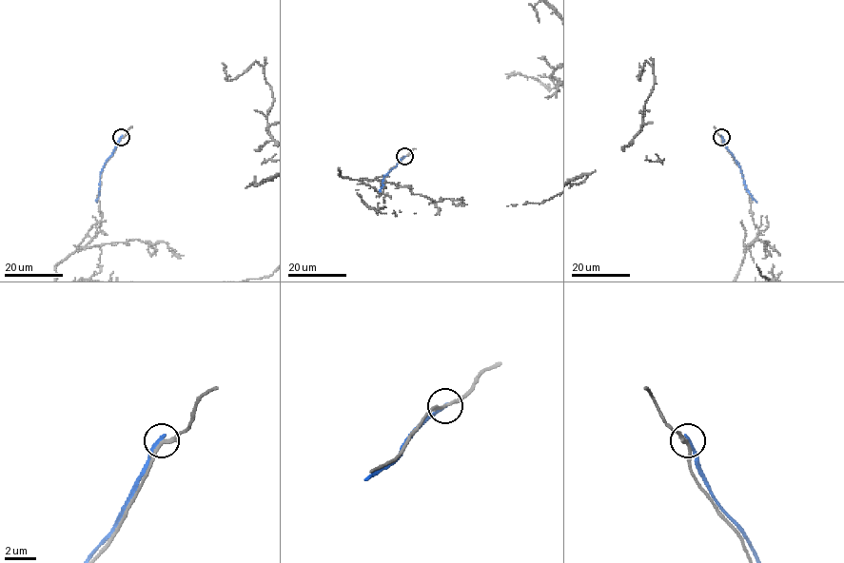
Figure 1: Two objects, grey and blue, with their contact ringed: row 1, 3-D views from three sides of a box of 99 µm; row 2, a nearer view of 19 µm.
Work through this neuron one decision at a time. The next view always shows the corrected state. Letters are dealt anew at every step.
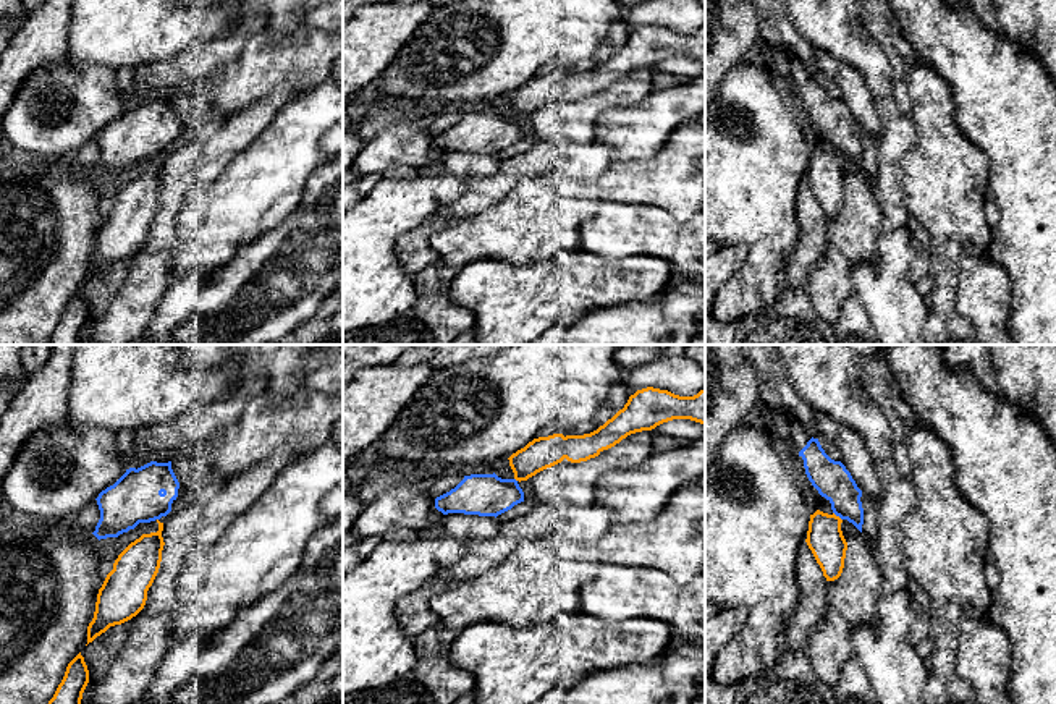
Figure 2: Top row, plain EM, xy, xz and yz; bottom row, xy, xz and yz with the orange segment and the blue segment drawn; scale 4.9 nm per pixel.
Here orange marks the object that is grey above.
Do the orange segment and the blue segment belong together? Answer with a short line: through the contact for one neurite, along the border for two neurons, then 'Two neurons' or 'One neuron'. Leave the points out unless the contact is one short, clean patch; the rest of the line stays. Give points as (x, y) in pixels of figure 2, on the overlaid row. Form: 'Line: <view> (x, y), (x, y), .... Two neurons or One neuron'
Line: yz (833, 512), (841, 520). Two neurons

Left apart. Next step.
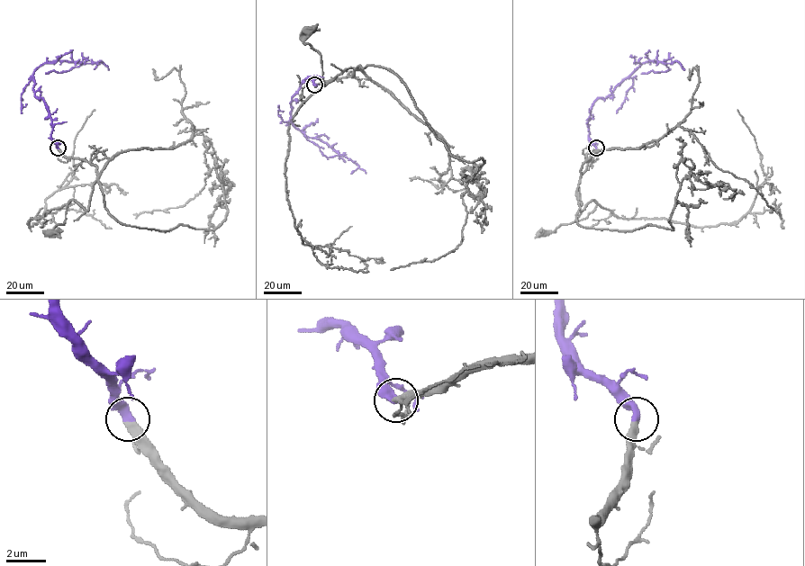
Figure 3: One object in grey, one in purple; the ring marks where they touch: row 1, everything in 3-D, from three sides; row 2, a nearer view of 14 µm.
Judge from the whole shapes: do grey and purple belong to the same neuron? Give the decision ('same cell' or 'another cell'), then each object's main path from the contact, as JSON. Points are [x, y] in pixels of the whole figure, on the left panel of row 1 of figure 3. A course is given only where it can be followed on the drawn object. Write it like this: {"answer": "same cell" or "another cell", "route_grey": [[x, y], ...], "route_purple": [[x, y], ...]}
{"answer": "same cell", "route_grey": [[58, 148], [67, 157], [94, 165], [97, 179], [88, 210], [72, 200], [64, 224], [46, 231], [52, 233]], "route_purple": [[58, 148], [50, 138], [47, 105], [35, 95], [32, 73], [51, 61], [82, 64], [67, 71], [45, 73]]}

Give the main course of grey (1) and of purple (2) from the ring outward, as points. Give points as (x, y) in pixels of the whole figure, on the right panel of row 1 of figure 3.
1: (596, 148), (578, 183), (580, 210), (592, 200), (596, 208), (585, 218), (542, 233)
2: (596, 148), (589, 138), (588, 119), (597, 99), (605, 98), (649, 60), (663, 61), (668, 69), (641, 73)

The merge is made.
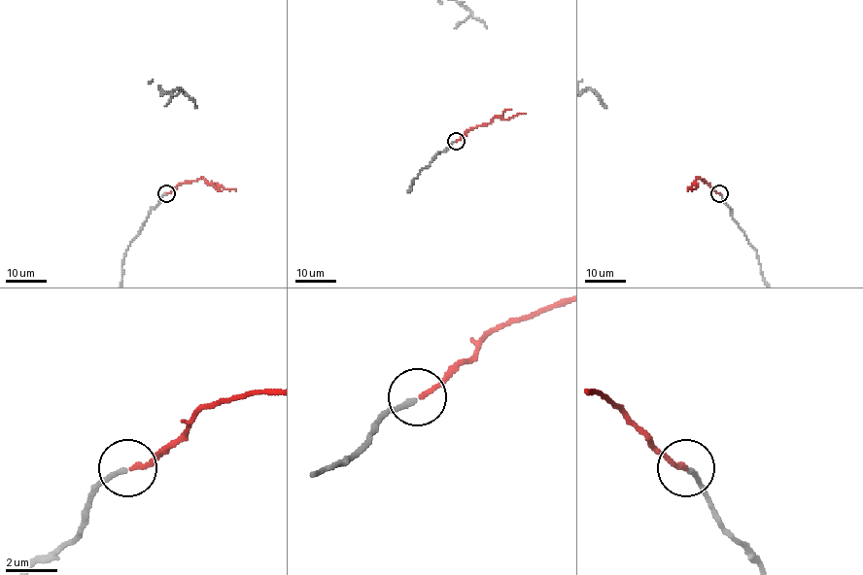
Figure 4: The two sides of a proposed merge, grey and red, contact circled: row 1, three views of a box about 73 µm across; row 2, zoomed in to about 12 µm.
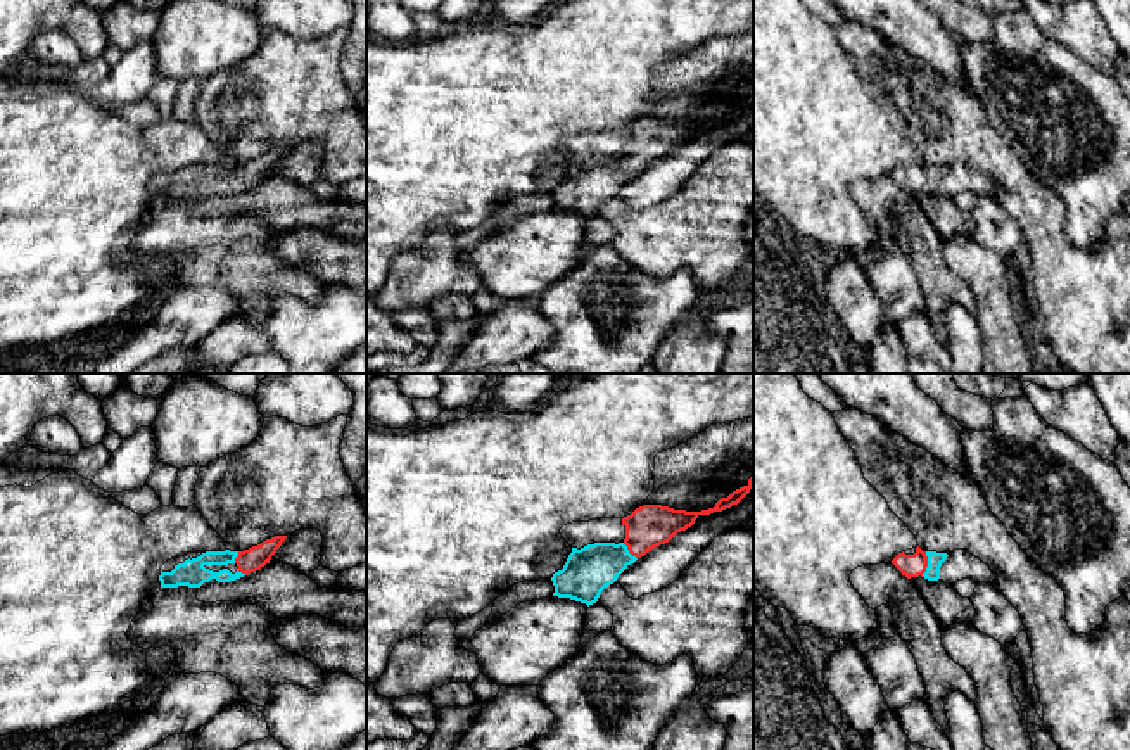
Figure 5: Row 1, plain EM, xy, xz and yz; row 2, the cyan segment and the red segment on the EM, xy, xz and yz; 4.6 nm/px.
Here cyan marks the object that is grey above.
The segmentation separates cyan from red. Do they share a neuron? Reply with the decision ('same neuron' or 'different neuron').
same neuron

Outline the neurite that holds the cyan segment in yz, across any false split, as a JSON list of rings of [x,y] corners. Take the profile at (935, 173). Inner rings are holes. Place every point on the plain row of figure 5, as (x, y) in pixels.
[[[917,159],[914,168],[905,168],[902,164],[892,173],[892,176],[907,192],[921,188],[928,194],[938,194],[940,192],[940,180],[947,169],[949,169],[947,166],[923,164]]]

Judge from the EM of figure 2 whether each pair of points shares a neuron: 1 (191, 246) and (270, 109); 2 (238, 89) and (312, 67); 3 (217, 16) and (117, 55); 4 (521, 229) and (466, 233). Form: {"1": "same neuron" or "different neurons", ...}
{"1": "different neurons", "2": "same neuron", "3": "same neuron", "4": "same neuron"}

